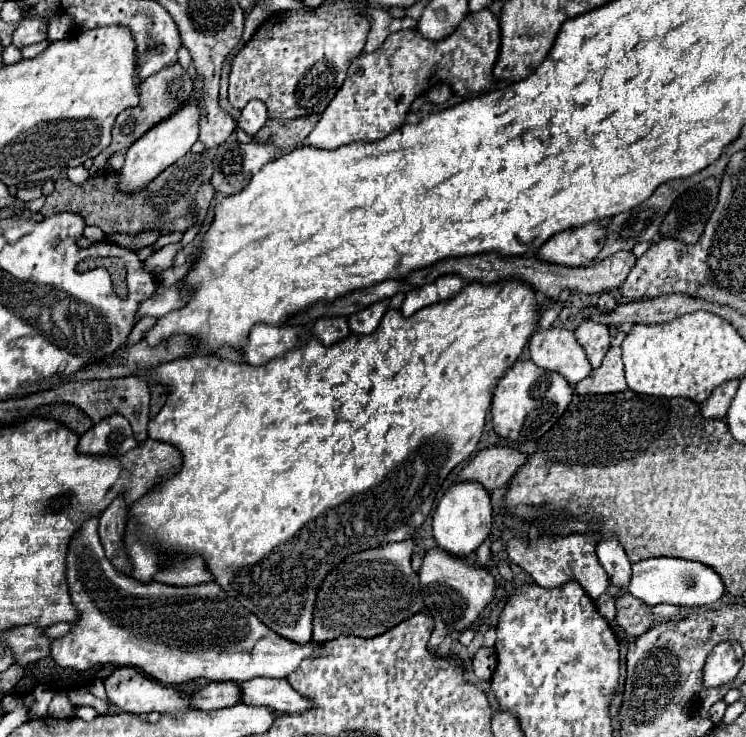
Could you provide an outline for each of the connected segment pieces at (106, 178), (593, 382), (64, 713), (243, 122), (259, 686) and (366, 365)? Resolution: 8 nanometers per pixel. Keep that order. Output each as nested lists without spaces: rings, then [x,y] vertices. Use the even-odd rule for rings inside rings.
[[[188,152],[182,160],[172,164],[168,170],[162,172],[156,180],[150,182],[150,186],[138,194],[124,196],[118,190],[118,174],[110,174],[108,170],[102,170],[96,178],[88,178],[82,184],[74,184],[68,180],[68,176],[54,180],[54,192],[46,198],[44,206],[40,208],[40,214],[54,216],[58,212],[78,212],[86,220],[88,226],[98,226],[106,234],[110,232],[126,232],[126,234],[138,234],[142,230],[154,228],[170,234],[170,232],[184,232],[194,222],[204,220],[210,202],[214,198],[214,188],[210,184],[210,174],[214,172],[212,154],[192,154]]]
[[[608,348],[600,368],[576,384],[576,394],[614,394],[626,390],[620,348]]]
[[[60,692],[52,698],[50,706],[48,706],[48,714],[56,716],[56,718],[68,718],[74,714],[74,706],[70,704],[68,696],[64,692]]]
[[[260,100],[248,102],[248,104],[242,108],[242,112],[240,112],[240,116],[238,116],[236,122],[238,122],[238,126],[240,126],[246,134],[254,136],[254,134],[268,122],[266,106],[264,106]]]
[[[264,676],[242,684],[242,702],[250,706],[268,706],[276,714],[304,712],[310,708],[310,700],[300,696],[288,680],[266,680]]]
[[[506,278],[484,286],[482,282],[474,280],[448,302],[430,304],[410,318],[404,318],[398,310],[388,310],[380,322],[380,328],[376,328],[368,336],[350,334],[346,336],[346,340],[326,348],[310,334],[308,340],[286,352],[286,356],[270,360],[264,366],[248,366],[242,362],[228,362],[218,356],[192,354],[188,358],[178,358],[152,370],[136,372],[136,376],[142,376],[146,380],[154,378],[170,388],[166,404],[156,414],[156,418],[148,422],[148,436],[174,444],[182,452],[184,466],[174,478],[156,484],[144,494],[144,498],[134,504],[134,508],[130,508],[130,514],[134,516],[128,518],[126,548],[132,558],[132,578],[140,582],[150,582],[152,576],[160,570],[160,556],[164,552],[202,554],[208,570],[216,576],[216,582],[226,588],[232,598],[244,602],[248,610],[258,616],[258,620],[262,620],[270,630],[278,632],[278,636],[286,636],[286,640],[298,640],[298,644],[306,644],[306,640],[310,640],[312,636],[312,610],[324,576],[340,560],[354,552],[378,548],[382,544],[400,542],[408,536],[414,536],[432,510],[432,494],[436,498],[436,490],[440,490],[452,468],[472,456],[484,430],[486,412],[492,400],[490,392],[500,376],[520,358],[526,342],[536,330],[538,310],[540,306],[536,300],[536,290],[530,284],[520,282],[518,278]]]

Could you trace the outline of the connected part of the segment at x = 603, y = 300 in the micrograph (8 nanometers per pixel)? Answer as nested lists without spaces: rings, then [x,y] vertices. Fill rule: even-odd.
[[[602,292],[600,300],[598,300],[598,306],[600,306],[602,314],[610,314],[616,308],[616,300],[614,300],[614,296],[610,292]]]

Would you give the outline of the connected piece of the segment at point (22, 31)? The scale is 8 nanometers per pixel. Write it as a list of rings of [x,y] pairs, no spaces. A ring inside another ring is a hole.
[[[30,18],[30,20],[22,20],[14,32],[14,46],[22,48],[22,46],[30,46],[30,44],[38,44],[42,40],[48,38],[48,22],[40,20],[40,18]]]

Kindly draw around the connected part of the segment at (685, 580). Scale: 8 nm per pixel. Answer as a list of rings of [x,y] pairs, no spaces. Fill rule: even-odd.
[[[654,556],[632,564],[632,578],[626,592],[644,602],[646,606],[678,604],[684,608],[692,608],[692,606],[708,606],[720,600],[724,596],[724,584],[720,576],[704,564],[670,556]]]

